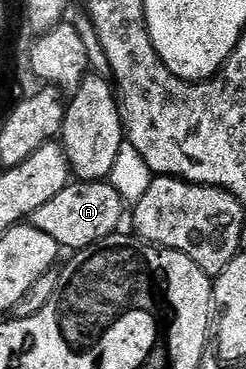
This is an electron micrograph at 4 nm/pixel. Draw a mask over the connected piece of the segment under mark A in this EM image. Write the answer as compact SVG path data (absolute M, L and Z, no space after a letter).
M110 180L81 181L67 185L61 195L53 195L49 203L37 207L29 218L29 223L37 231L45 231L64 250L78 251L112 236L123 221L123 197L112 187Z

